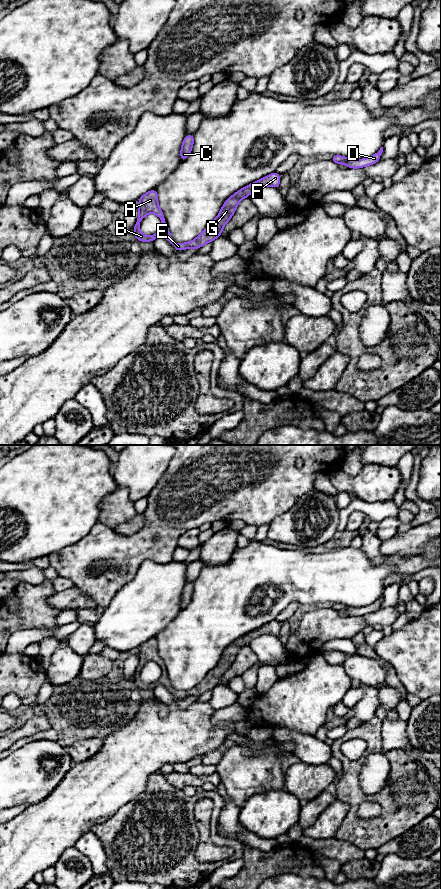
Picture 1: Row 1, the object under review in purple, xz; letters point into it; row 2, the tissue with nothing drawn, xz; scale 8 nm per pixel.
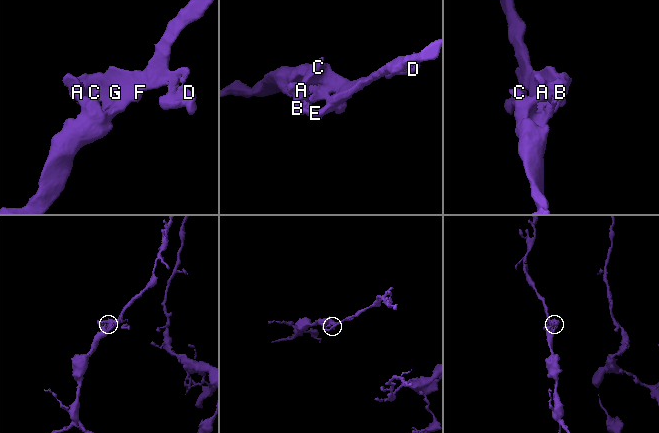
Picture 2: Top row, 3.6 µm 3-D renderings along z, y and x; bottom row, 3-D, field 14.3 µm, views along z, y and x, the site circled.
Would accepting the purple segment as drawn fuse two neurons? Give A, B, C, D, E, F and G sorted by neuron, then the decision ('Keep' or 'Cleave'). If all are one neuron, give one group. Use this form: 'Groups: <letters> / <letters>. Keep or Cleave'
Groups: A B C D E F G. Keep

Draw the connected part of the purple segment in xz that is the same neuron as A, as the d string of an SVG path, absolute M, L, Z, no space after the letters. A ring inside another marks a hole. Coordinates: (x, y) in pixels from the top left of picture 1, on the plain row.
M273 620L270 623L262 626L261 628L255 629L246 635L240 637L229 645L223 652L218 664L205 676L205 678L198 683L194 688L177 692L171 685L168 677L164 661L161 659L158 653L158 641L156 637L152 637L149 640L142 643L138 649L139 658L138 666L135 670L133 681L137 686L138 690L153 690L155 687L162 685L167 687L172 693L175 694L176 699L183 699L185 697L195 697L202 695L205 691L211 691L218 685L221 685L221 679L226 671L231 667L236 659L237 653L241 647L249 645L249 643L260 635L272 634L275 636L280 635L281 622ZM149 661L156 662L161 667L161 677L154 683L146 684L141 681L139 673L142 667Z

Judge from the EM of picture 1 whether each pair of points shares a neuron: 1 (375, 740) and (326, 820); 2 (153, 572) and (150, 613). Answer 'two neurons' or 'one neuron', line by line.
1: two neurons
2: one neuron

